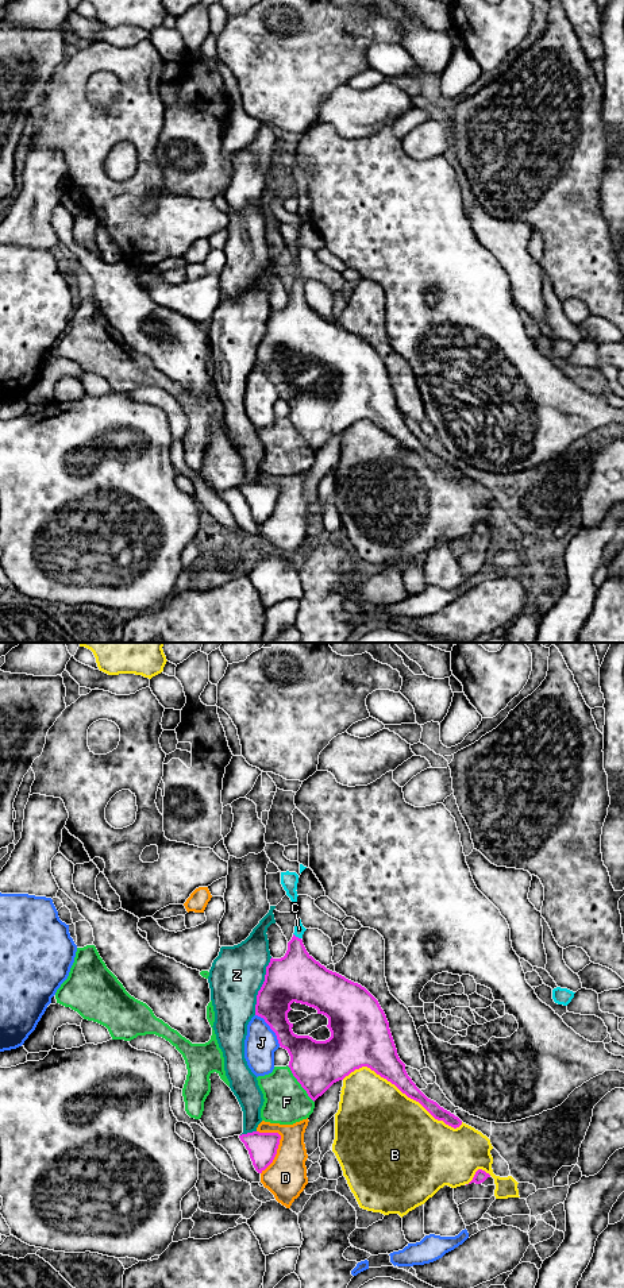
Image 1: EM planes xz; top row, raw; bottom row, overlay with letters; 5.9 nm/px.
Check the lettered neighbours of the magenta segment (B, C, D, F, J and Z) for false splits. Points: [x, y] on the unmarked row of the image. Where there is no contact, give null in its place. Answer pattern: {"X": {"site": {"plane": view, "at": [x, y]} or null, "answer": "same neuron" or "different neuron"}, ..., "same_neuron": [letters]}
{"B": {"site": {"plane": "xz", "at": [403, 444]}, "answer": "different neuron"}, "C": {"site": {"plane": "xz", "at": [297, 289]}, "answer": "same neuron"}, "D": {"site": {"plane": "xz", "at": [276, 505]}, "answer": "different neuron"}, "F": {"site": {"plane": "xz", "at": [300, 435]}, "answer": "different neuron"}, "J": {"site": {"plane": "xz", "at": [270, 380]}, "answer": "different neuron"}, "Z": {"site": {"plane": "xz", "at": [262, 338]}, "answer": "different neuron"}, "same_neuron": ["C"]}

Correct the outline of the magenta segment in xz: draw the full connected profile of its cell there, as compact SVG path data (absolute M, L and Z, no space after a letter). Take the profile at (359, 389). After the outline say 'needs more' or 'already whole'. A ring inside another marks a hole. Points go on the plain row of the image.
M296 270L285 308L270 311L255 367L265 371L280 398L288 402L288 419L308 448L315 454L334 435L367 419L419 454L435 471L459 479L462 473L428 451L408 428L378 352L361 336L316 313L303 296L305 282ZM293 354L326 367L331 389L316 393L294 386L288 371Z; needs more

